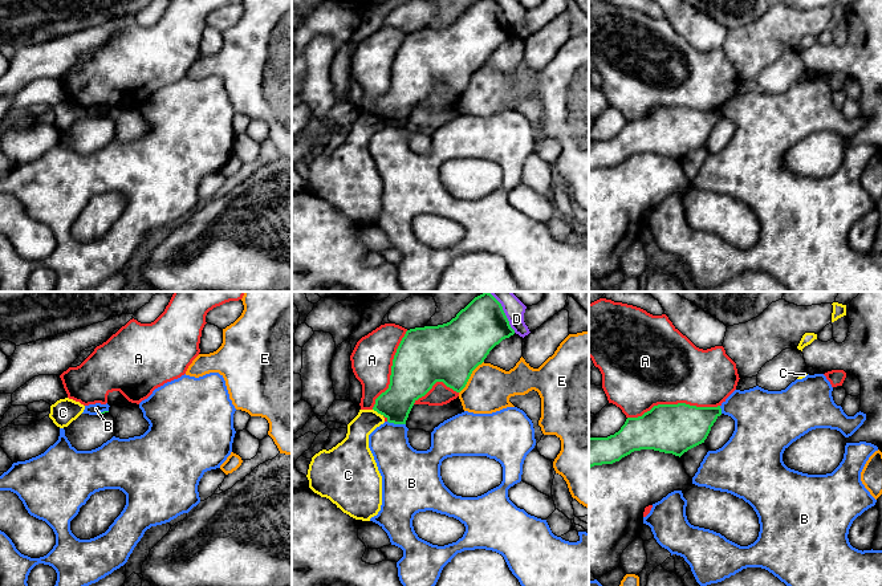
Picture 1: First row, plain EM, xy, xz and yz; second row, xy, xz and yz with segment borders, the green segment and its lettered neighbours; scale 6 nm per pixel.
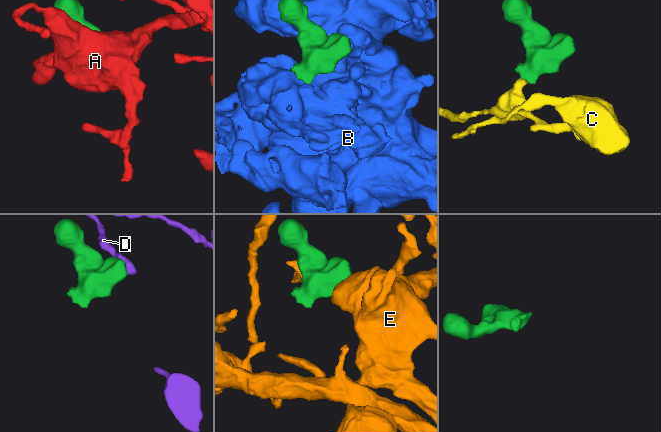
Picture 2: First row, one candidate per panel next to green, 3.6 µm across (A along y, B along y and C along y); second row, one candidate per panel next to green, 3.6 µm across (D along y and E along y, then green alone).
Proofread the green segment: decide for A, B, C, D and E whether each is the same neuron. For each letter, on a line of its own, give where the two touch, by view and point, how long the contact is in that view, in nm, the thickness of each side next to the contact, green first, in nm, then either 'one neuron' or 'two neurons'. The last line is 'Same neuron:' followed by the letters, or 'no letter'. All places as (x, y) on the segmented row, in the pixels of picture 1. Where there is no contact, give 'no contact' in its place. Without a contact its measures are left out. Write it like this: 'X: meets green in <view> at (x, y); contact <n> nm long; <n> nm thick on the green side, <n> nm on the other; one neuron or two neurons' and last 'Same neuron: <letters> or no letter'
A: meets green in yz at (673, 405); contact 550 nm long; 300 nm thick on the green side, 460 nm on the other; two neurons
B: meets green in xz at (397, 423); contact 110 nm long; 220 nm thick on the green side, 260 nm on the other; two neurons
C: meets green in xz at (378, 412); contact 80 nm long; 220 nm thick on the green side, 160 nm on the other; two neurons
D: meets green in xz at (503, 312); contact 300 nm long; 300 nm thick on the green side, 120 nm on the other; two neurons
E: meets green in xz at (470, 375); contact 240 nm long; 360 nm thick on the green side, 280 nm on the other; two neurons
Same neuron: no letter

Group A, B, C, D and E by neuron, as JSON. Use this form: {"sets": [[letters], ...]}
{"sets": [["A"], ["B"], ["C"], ["D"], ["E"]]}

